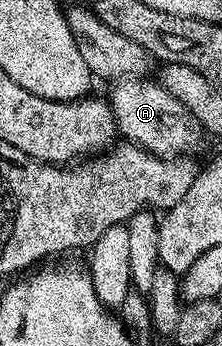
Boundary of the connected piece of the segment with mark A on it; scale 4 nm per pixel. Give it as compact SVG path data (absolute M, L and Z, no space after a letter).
M132 76L116 81L115 86L109 95L111 104L111 111L115 116L115 124L120 135L123 134L128 143L134 144L142 148L142 150L149 150L153 154L160 156L183 156L198 144L202 138L205 138L204 131L201 129L199 121L187 111L185 104L181 104L181 100L177 100L173 96L169 96L169 92L165 92L165 88L160 86L158 81L151 80L143 76Z

